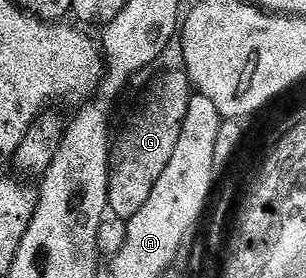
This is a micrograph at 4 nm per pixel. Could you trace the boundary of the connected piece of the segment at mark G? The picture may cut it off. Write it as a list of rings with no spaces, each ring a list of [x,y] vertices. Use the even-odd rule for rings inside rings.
[[[164,72],[149,88],[136,116],[127,124],[119,140],[115,141],[111,155],[109,198],[107,207],[112,216],[125,222],[134,217],[148,202],[156,182],[164,174],[180,140],[188,102],[192,95],[189,76],[181,72]]]

